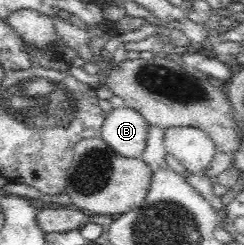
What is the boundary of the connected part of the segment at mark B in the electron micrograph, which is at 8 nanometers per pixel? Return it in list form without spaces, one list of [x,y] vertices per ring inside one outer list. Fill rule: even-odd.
[[[113,109],[104,120],[101,137],[122,157],[140,159],[147,146],[149,127],[138,111]]]

